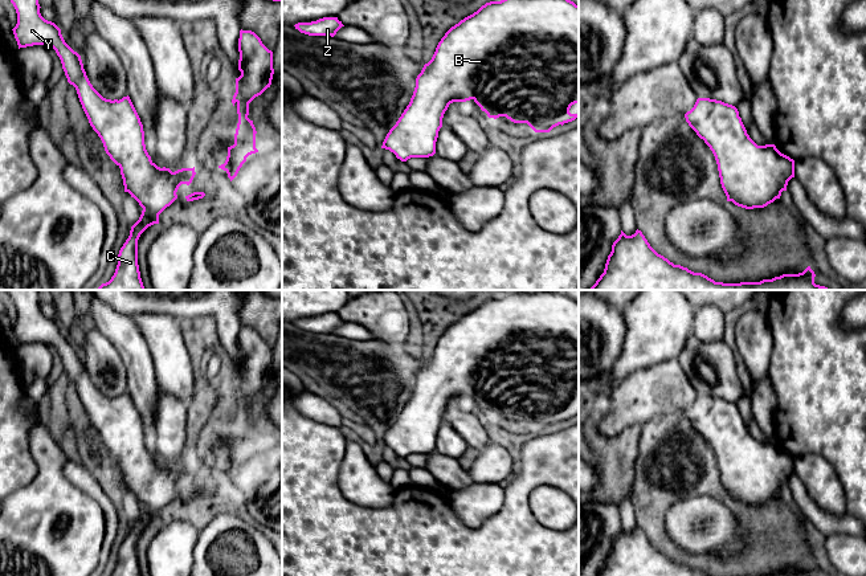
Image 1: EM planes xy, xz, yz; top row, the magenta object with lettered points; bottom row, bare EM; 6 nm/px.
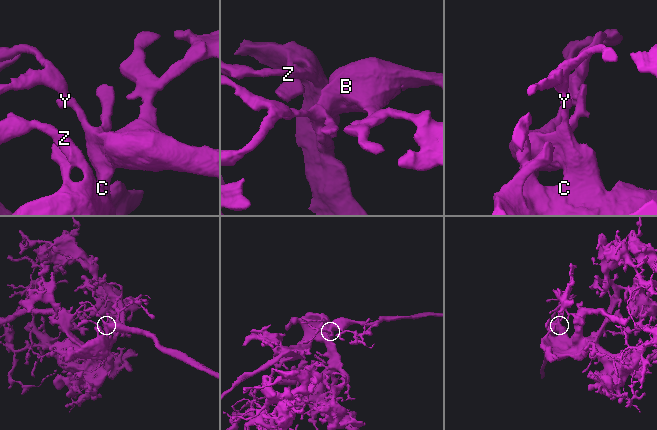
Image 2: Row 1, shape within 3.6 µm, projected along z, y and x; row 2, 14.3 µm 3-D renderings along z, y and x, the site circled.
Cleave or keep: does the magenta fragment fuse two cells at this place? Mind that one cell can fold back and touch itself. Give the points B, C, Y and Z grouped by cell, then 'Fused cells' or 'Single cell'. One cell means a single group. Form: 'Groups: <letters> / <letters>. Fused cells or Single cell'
Groups: B C Y Z. Single cell

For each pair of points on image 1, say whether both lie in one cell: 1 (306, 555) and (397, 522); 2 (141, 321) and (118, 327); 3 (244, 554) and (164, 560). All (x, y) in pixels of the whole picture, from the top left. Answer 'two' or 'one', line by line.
1: one
2: two
3: one

